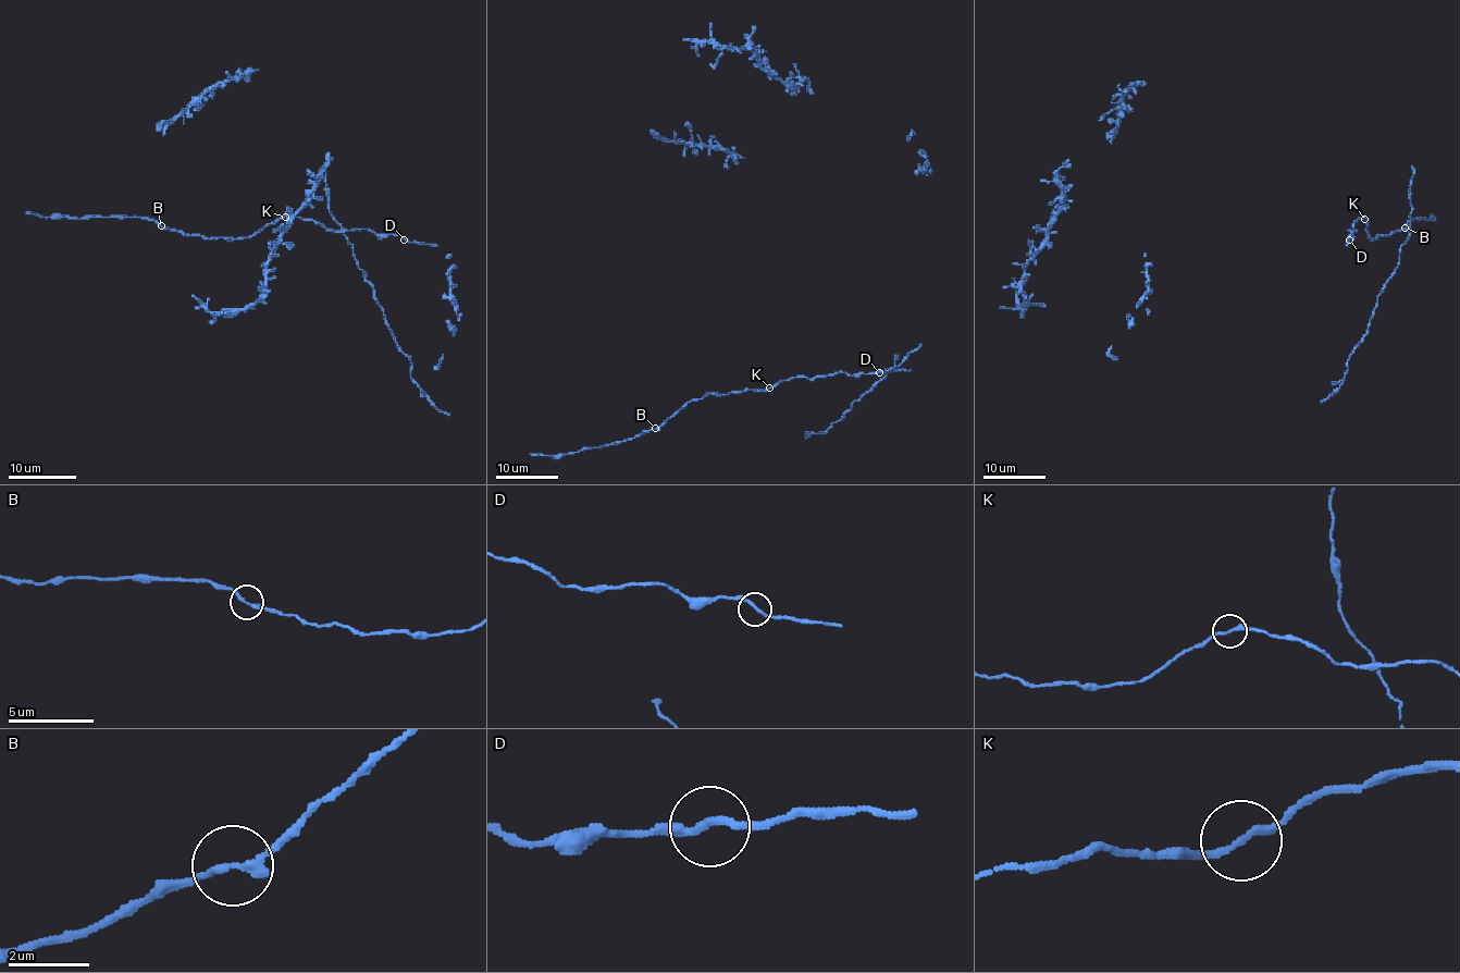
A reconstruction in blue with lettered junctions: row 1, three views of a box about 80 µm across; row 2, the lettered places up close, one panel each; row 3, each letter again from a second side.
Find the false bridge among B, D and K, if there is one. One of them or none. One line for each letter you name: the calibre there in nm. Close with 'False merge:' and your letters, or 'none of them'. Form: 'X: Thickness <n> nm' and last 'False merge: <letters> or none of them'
False merge: none of them

